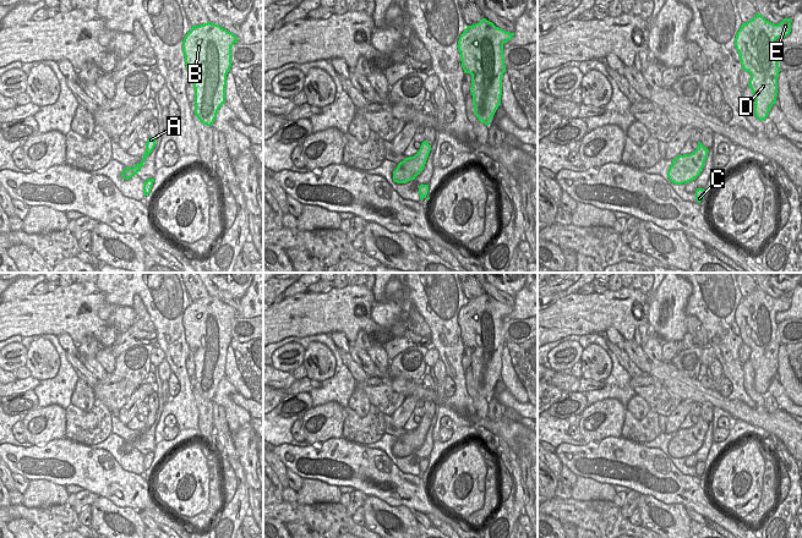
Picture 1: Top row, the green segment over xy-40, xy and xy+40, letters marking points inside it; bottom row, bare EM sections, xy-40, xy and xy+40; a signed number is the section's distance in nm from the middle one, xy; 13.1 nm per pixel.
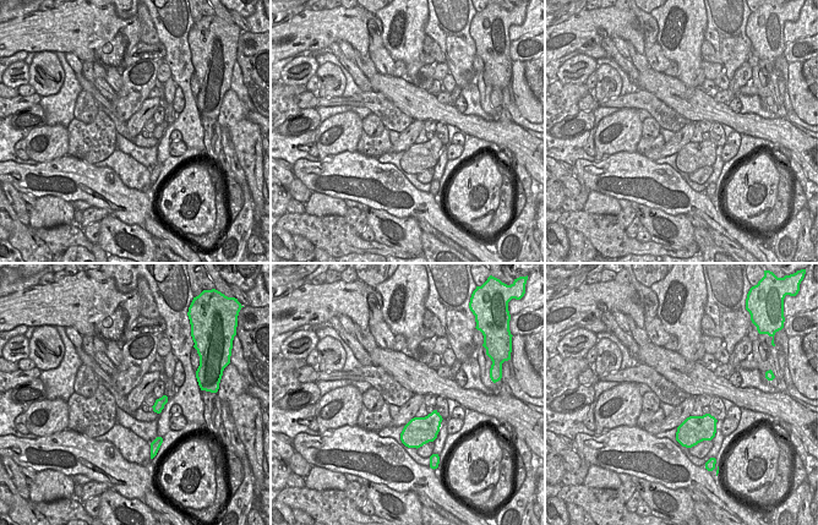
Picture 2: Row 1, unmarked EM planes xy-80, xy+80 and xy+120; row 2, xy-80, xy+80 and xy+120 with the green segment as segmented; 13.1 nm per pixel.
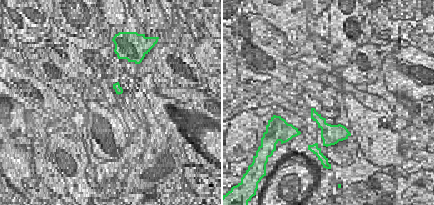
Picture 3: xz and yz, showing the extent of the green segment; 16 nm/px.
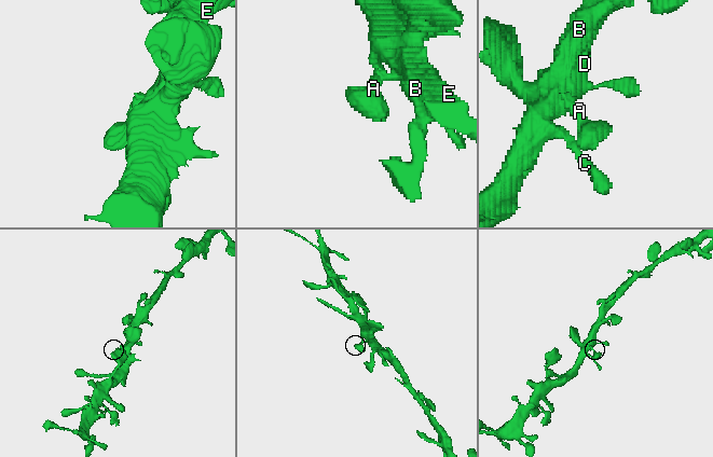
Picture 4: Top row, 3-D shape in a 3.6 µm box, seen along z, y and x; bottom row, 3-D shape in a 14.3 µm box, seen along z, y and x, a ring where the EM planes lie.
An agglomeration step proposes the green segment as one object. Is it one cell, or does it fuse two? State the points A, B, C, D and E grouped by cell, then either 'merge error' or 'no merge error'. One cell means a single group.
A B C D E | no merge error

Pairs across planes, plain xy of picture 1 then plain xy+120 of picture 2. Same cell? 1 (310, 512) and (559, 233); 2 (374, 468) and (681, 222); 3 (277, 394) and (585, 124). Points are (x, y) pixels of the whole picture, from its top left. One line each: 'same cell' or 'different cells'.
1: different cells
2: different cells
3: different cells

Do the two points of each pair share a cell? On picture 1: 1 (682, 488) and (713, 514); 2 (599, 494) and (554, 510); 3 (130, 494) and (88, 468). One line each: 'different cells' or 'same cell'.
1: same cell
2: different cells
3: same cell

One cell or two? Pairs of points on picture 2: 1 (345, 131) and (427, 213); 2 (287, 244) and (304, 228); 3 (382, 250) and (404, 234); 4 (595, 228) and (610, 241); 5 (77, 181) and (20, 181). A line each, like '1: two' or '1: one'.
1: two
2: two
3: two
4: one
5: one

